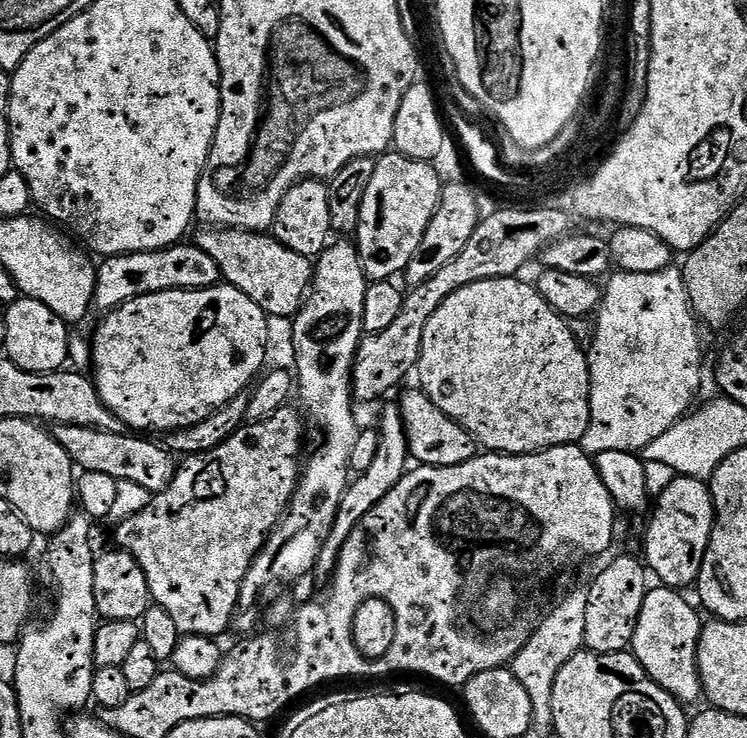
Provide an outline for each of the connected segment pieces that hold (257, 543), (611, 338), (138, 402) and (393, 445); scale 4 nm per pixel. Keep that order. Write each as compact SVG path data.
M292 406L279 408L273 416L267 416L265 420L245 423L244 427L238 429L222 446L210 450L206 454L189 456L176 469L176 475L173 476L167 488L161 492L155 493L152 500L138 514L130 518L119 521L116 527L116 540L123 551L128 552L135 558L142 570L146 574L148 589L152 595L152 604L157 608L166 610L170 618L174 618L174 626L178 626L181 637L186 636L211 636L220 638L220 635L229 627L233 627L236 618L236 609L240 606L240 591L242 582L250 570L250 566L256 561L256 555L264 551L264 545L268 543L269 536L276 531L277 524L284 518L288 511L288 503L296 493L296 484L300 481L302 471L302 456L300 460L300 451L304 448L304 428L306 429L306 420L299 411L296 412Z
M676 266L663 268L654 274L617 271L607 277L606 283L602 288L600 307L594 316L596 333L592 336L592 352L590 348L587 353L590 422L579 442L579 447L593 458L606 450L643 453L644 448L654 442L654 438L666 434L670 426L688 415L693 407L692 399L700 388L702 328L688 301L683 271Z
M221 282L215 288L198 288L195 290L175 288L169 292L155 292L154 294L139 296L122 306L113 308L103 319L104 321L96 328L96 337L92 340L92 368L96 371L94 383L104 405L124 423L125 429L136 434L152 432L171 434L202 422L210 414L214 414L218 409L227 406L238 393L245 391L249 387L247 384L250 383L249 385L251 385L261 375L262 369L265 367L265 365L263 366L264 359L268 356L269 317L257 304L250 302L250 298L246 294L242 294L242 290L232 287L227 282Z
M392 406L385 410L384 417L381 418L380 424L378 423L378 431L380 434L378 454L374 454L374 463L370 466L370 470L359 473L345 490L334 526L318 556L315 579L327 581L331 577L340 560L340 551L346 546L346 538L350 538L350 534L356 529L358 522L362 522L362 518L366 518L366 514L370 514L370 510L374 510L374 506L378 506L378 502L382 502L382 498L386 498L386 494L390 494L390 490L394 490L394 486L404 477L405 471L409 467L408 435L400 417L399 407Z

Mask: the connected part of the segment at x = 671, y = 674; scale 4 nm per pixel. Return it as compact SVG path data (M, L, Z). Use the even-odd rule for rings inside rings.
M649 587L642 602L642 614L638 614L638 626L634 630L630 651L653 682L662 686L662 690L669 692L681 705L689 706L702 696L698 670L698 638L702 619L684 596L687 595L675 588Z

